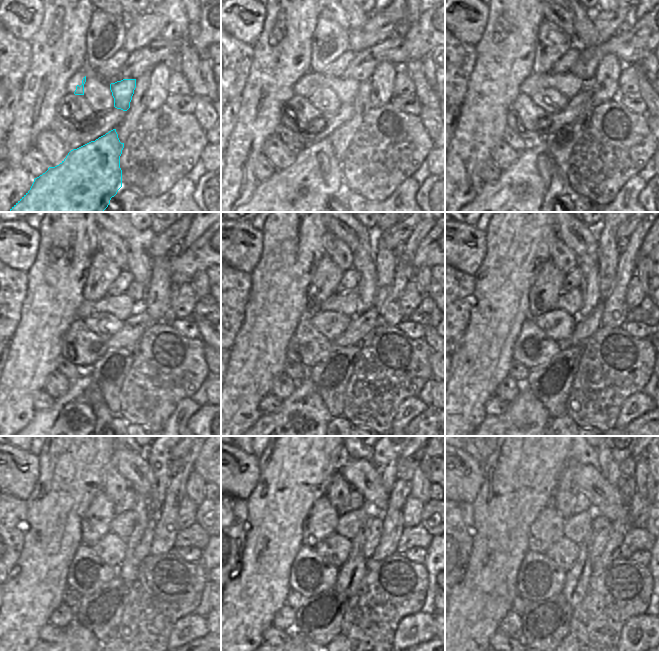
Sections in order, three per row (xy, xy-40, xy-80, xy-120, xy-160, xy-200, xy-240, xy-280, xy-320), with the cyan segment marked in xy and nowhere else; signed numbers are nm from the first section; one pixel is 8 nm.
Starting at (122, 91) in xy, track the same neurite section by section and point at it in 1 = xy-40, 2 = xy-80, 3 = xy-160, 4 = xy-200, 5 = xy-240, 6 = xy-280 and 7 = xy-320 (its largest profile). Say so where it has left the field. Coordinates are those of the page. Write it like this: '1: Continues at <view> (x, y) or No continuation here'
1: Continues at xy-40 (346, 89)
2: Continues at xy-80 (568, 84)
3: Continues at xy-160 (348, 303)
4: Continues at xy-200 (571, 301)
5: Continues at xy-240 (123, 524)
6: Continues at xy-280 (349, 524)
7: Continues at xy-320 (576, 527).

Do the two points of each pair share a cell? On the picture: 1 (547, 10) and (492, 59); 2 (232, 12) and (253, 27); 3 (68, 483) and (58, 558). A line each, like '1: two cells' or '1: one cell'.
1: two cells
2: one cell
3: one cell

